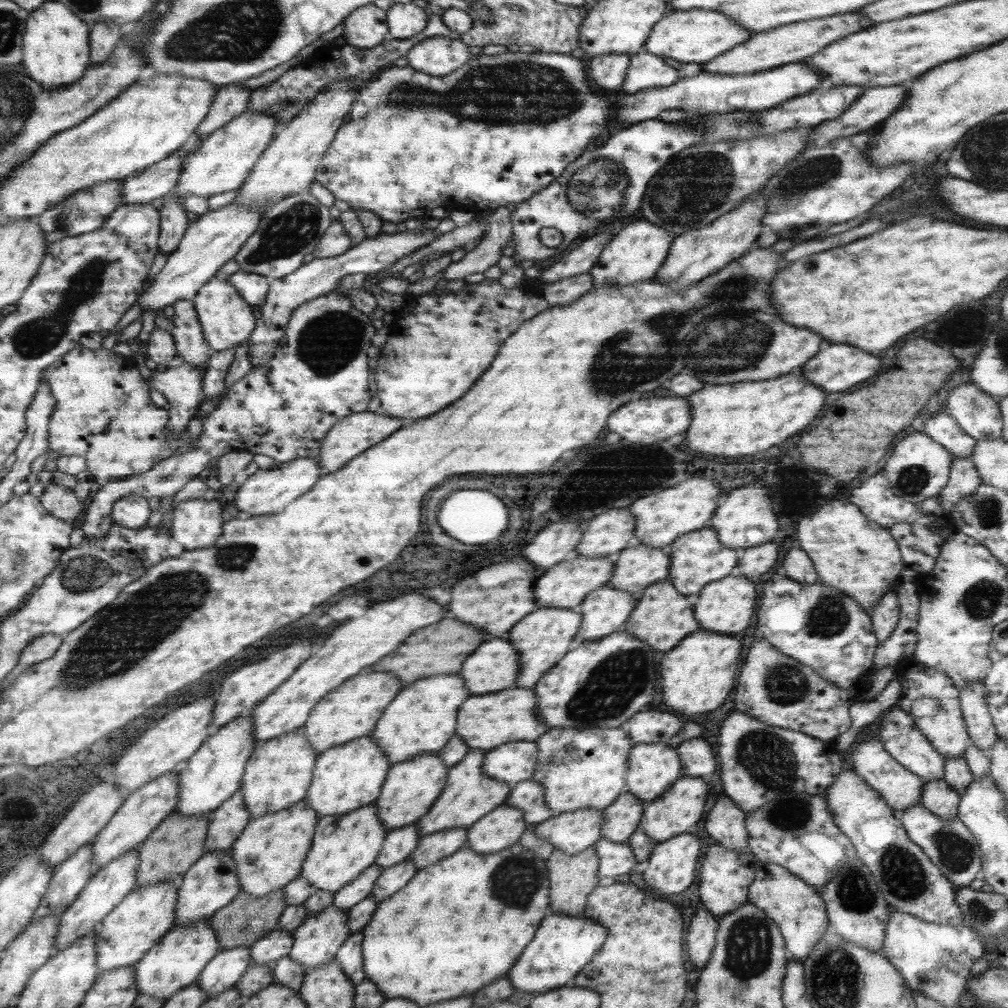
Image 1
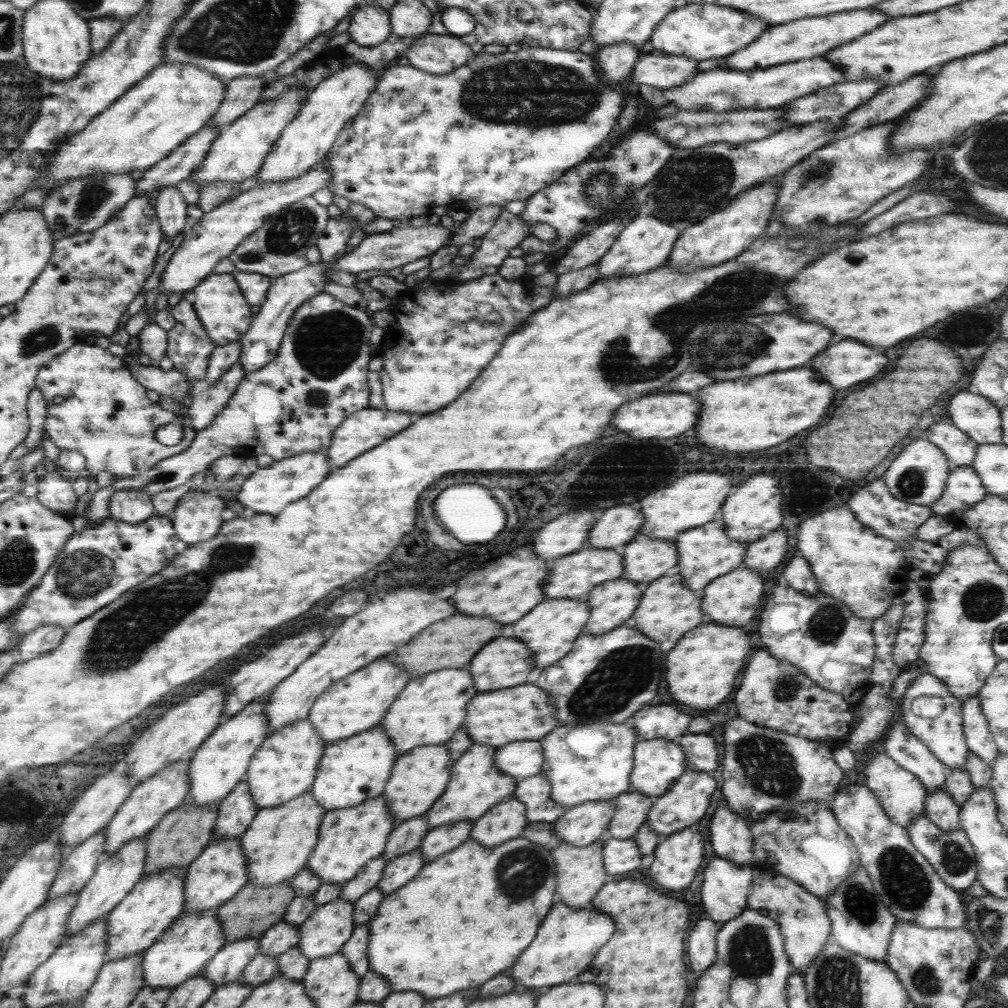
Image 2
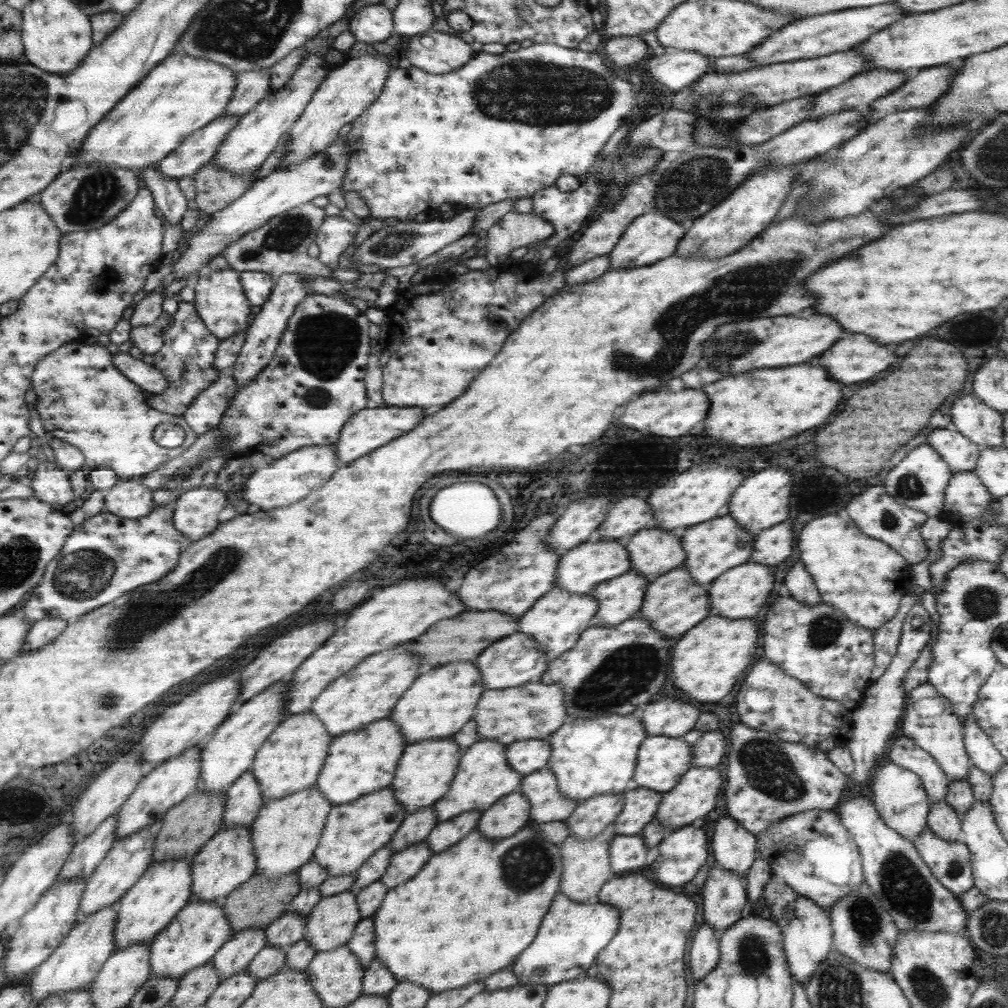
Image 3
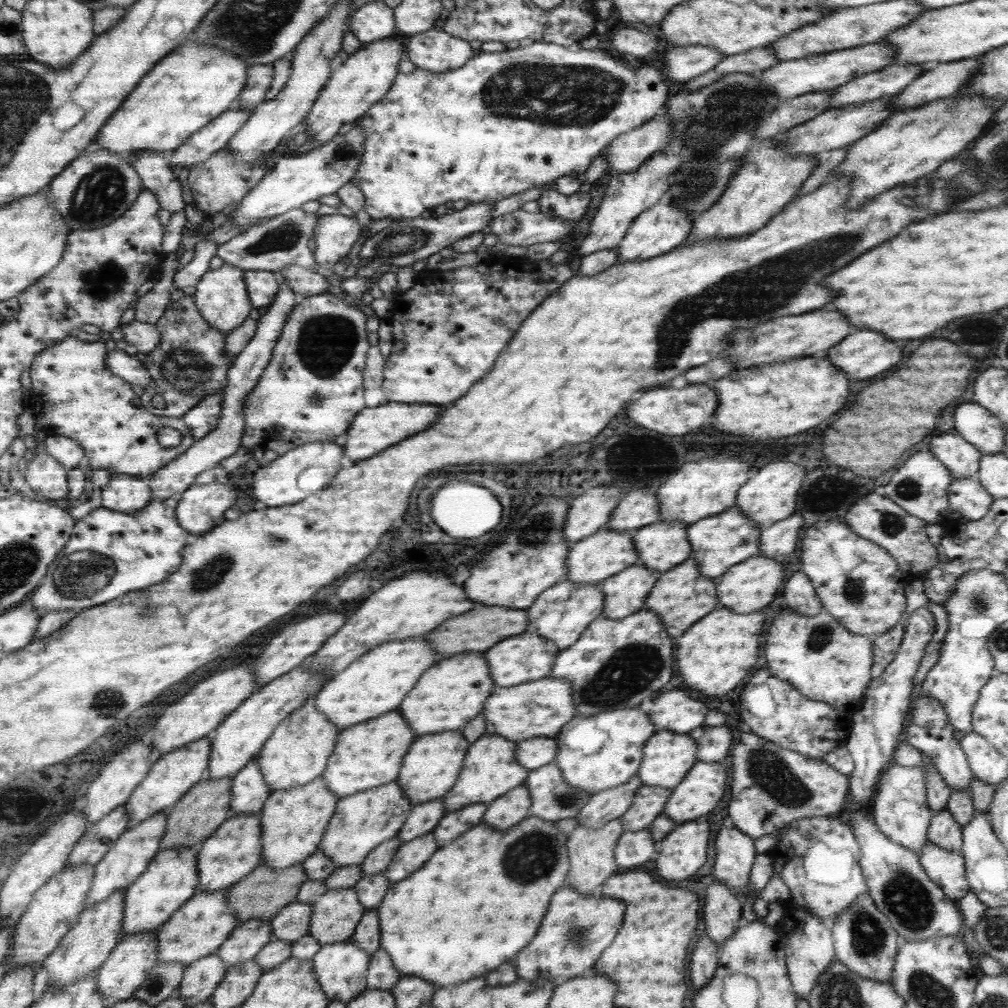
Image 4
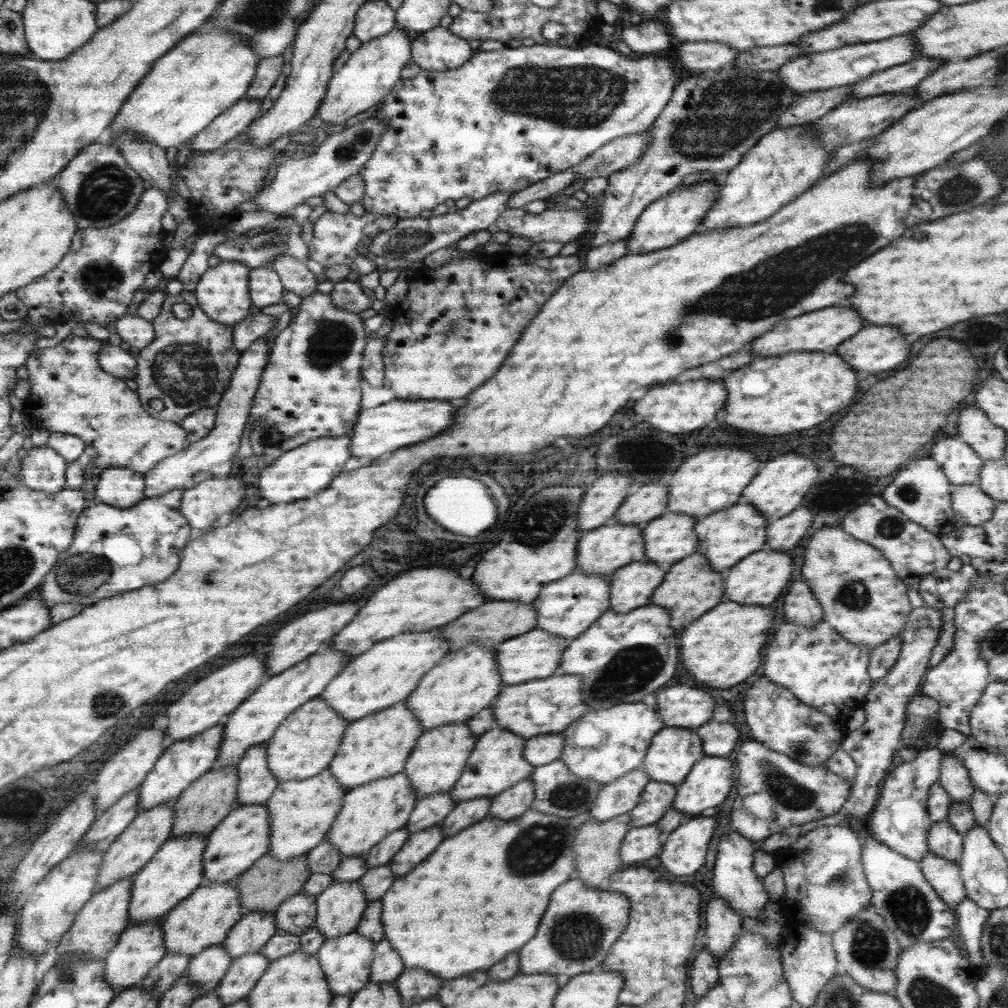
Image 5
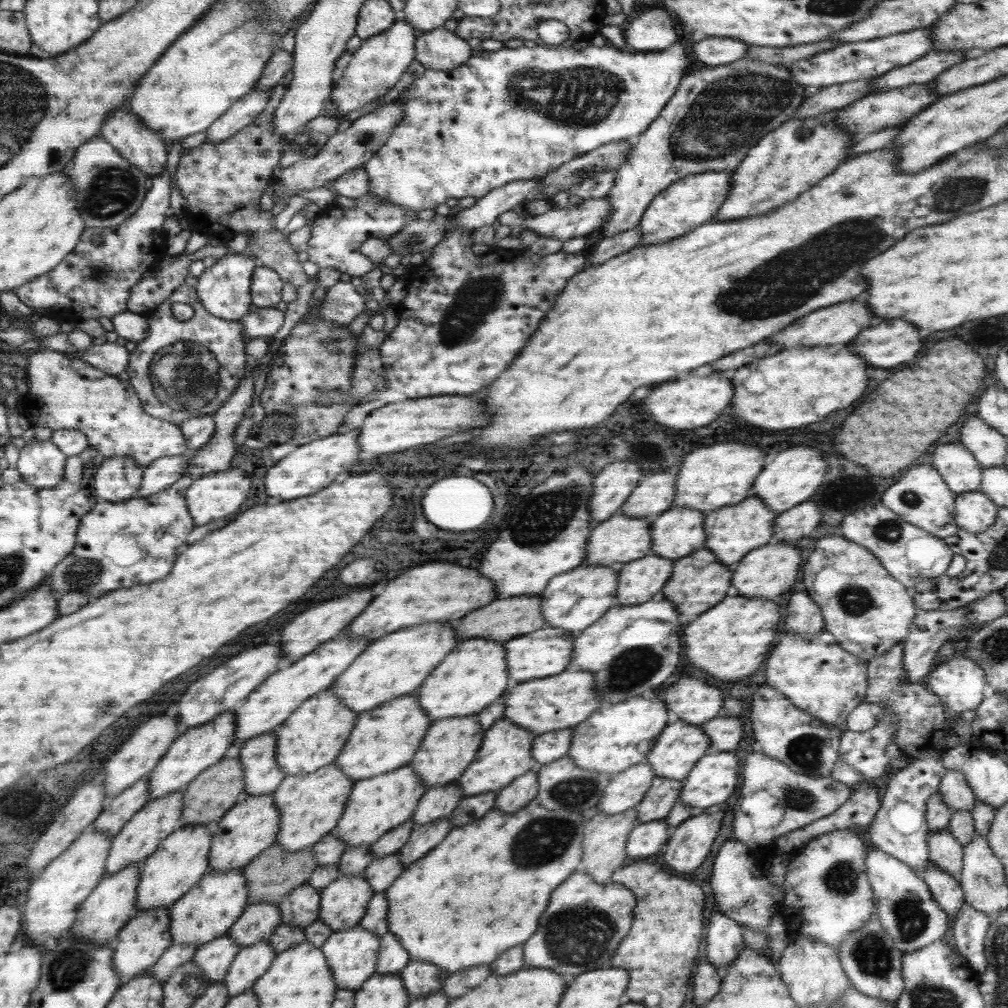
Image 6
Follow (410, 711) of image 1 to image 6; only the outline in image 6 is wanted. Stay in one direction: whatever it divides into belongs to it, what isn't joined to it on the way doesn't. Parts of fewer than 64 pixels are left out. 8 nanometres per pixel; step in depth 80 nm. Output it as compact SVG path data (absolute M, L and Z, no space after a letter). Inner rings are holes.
M471 638L469 642L459 642L455 648L449 651L445 660L441 662L421 681L416 690L415 698L419 706L426 712L430 722L449 717L460 717L476 715L485 706L491 704L494 700L503 696L504 690L510 686L507 680L505 649L502 644L495 644L490 640L481 640L481 638Z

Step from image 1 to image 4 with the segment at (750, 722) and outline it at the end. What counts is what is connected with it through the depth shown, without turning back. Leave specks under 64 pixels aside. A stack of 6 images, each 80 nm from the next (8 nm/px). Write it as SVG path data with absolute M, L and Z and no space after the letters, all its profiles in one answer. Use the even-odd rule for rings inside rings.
M752 732L739 733L739 738L732 741L727 759L731 761L731 784L729 784L731 797L727 802L729 808L727 816L731 820L731 825L749 838L756 839L773 833L800 816L837 816L845 807L848 777L837 772L822 759L805 758L788 748L779 748Z

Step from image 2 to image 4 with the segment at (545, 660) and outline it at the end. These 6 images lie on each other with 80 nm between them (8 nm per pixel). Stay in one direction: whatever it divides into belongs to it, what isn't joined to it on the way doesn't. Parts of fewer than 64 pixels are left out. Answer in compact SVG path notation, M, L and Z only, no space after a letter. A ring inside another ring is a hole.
M559 581L541 591L537 598L527 607L527 630L535 631L543 639L553 643L558 650L571 646L578 638L585 627L596 617L601 616L603 606L603 595L598 585L579 583L576 585L571 581Z

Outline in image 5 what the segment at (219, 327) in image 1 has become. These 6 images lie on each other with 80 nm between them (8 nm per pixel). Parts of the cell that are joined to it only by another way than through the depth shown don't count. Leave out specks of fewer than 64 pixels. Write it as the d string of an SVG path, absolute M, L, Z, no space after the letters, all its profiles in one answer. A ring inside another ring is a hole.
M220 261L214 267L207 267L199 277L194 295L197 306L211 319L226 327L232 327L240 320L243 320L247 313L251 312L248 291L248 274L250 268L237 261Z

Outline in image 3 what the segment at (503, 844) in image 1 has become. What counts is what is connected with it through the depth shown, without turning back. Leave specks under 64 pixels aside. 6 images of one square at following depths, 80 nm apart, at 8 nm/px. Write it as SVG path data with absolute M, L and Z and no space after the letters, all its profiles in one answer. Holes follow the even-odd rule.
M521 791L509 792L481 812L475 829L488 839L511 836L530 821L528 808Z

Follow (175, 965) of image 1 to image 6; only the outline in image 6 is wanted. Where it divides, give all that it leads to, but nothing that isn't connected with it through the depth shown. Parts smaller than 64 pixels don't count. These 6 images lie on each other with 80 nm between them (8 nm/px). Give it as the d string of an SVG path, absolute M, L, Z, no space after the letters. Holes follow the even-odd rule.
M238 870L223 874L208 871L189 892L175 900L168 909L170 941L173 944L188 944L195 948L210 940L226 935L233 922L239 918L248 904L245 882Z

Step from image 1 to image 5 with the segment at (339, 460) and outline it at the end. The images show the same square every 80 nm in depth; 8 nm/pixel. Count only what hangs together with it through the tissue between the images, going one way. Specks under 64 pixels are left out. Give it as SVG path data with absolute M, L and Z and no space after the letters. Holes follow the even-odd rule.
M391 400L376 408L364 409L358 413L349 430L350 456L375 458L387 452L393 452L397 446L407 446L421 442L449 428L453 422L455 406L447 400Z

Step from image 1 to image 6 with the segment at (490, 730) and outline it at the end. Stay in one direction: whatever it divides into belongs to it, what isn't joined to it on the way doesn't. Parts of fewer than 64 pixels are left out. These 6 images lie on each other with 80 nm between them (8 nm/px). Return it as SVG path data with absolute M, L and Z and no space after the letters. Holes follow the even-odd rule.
M566 668L553 676L514 683L502 697L504 718L534 736L552 730L571 729L589 718L601 705L591 684L593 677L593 673Z

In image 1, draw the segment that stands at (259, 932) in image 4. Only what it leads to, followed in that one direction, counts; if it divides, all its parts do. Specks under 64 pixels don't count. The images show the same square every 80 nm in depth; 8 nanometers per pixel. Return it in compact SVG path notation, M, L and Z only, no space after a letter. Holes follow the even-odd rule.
M239 945L216 953L207 964L200 970L195 984L203 991L205 998L217 996L224 990L230 989L239 980L250 963L250 947Z

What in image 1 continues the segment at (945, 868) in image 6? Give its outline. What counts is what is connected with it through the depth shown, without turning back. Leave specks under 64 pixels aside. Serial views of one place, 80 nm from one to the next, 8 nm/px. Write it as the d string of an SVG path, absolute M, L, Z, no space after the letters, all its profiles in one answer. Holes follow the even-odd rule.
M932 778L922 784L920 803L931 814L942 820L948 820L957 814L959 797L942 778Z

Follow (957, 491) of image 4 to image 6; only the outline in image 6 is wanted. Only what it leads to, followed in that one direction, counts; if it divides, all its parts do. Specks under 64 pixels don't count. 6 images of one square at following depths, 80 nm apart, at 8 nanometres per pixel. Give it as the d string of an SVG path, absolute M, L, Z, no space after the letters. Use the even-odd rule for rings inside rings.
M972 490L954 495L954 525L967 532L983 532L989 528L997 513L997 506L983 493Z

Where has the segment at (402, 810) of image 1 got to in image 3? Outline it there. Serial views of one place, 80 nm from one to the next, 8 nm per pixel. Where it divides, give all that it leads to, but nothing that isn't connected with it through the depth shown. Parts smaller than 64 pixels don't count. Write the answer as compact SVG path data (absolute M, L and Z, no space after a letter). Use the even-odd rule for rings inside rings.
M452 735L440 739L418 740L405 745L389 788L406 814L421 807L431 807L448 791L461 755L462 751Z

